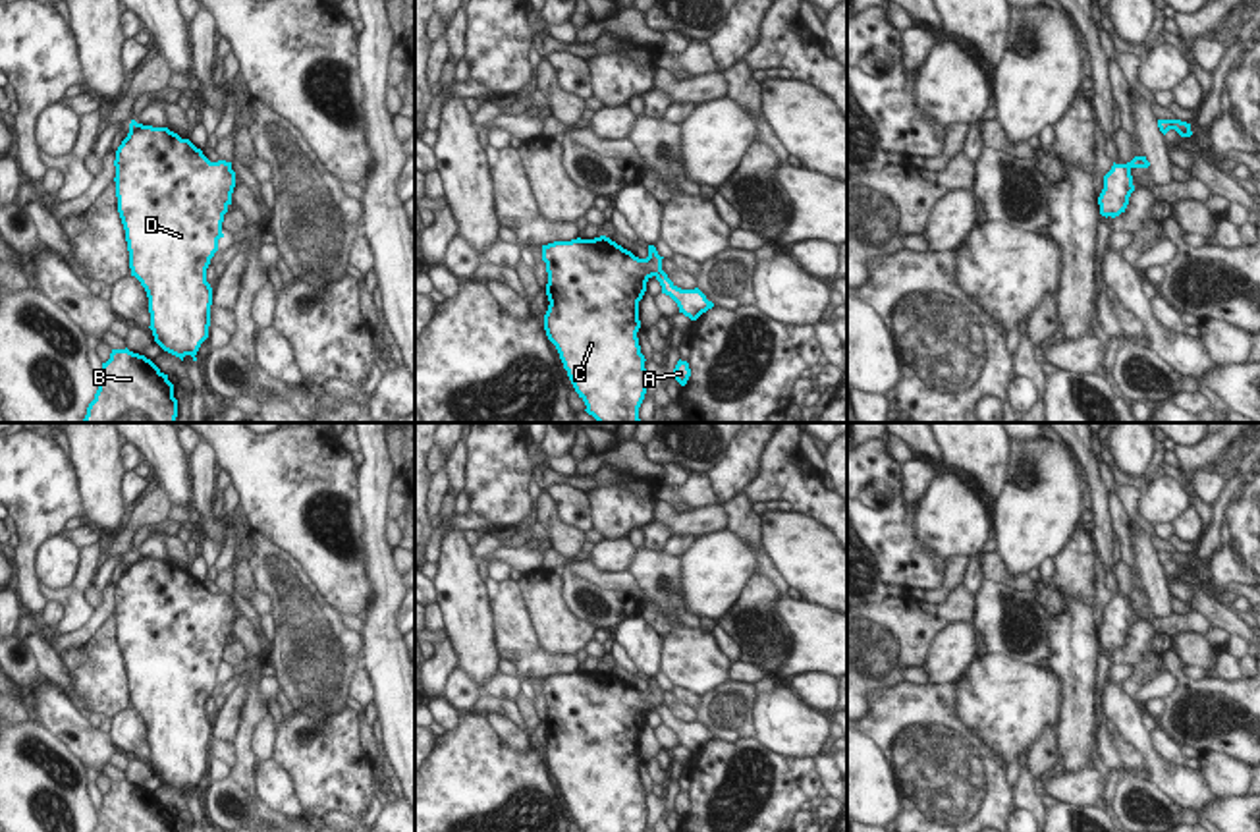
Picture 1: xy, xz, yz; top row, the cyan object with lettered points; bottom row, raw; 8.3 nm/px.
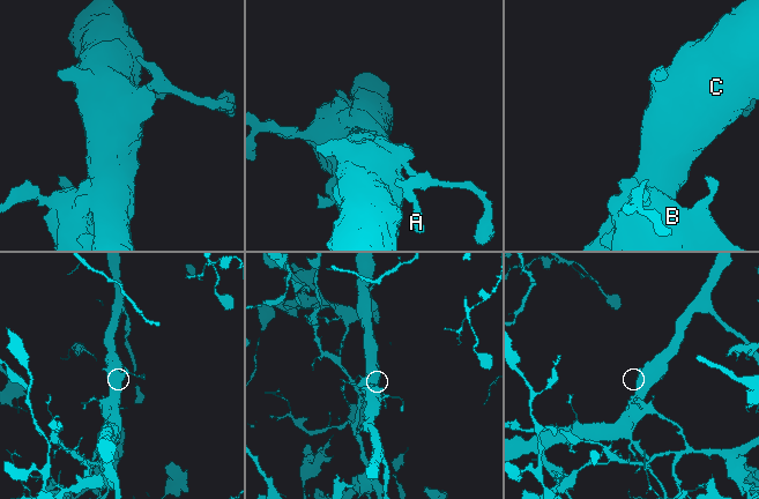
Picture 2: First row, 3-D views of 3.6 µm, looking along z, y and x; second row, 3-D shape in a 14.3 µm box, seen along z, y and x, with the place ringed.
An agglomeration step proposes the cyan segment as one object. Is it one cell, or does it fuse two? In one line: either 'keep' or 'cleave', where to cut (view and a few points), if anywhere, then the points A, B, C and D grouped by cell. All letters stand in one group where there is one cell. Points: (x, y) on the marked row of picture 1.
cleave; cut xz (662, 271), (655, 275); groups A / B C D

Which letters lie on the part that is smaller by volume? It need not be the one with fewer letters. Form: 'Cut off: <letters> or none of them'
Cut off: A

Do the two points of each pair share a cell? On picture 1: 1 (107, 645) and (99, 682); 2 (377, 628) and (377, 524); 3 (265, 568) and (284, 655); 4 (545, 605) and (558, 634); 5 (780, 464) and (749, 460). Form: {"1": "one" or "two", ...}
{"1": "one", "2": "one", "3": "one", "4": "one", "5": "two"}

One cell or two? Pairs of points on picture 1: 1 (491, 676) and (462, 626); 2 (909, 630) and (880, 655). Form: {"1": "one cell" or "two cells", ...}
{"1": "one cell", "2": "one cell"}

